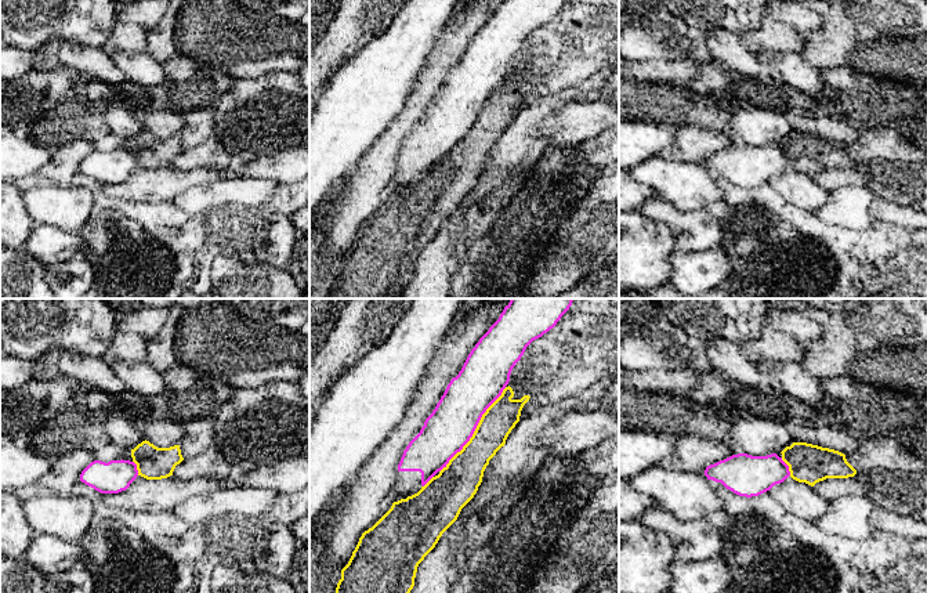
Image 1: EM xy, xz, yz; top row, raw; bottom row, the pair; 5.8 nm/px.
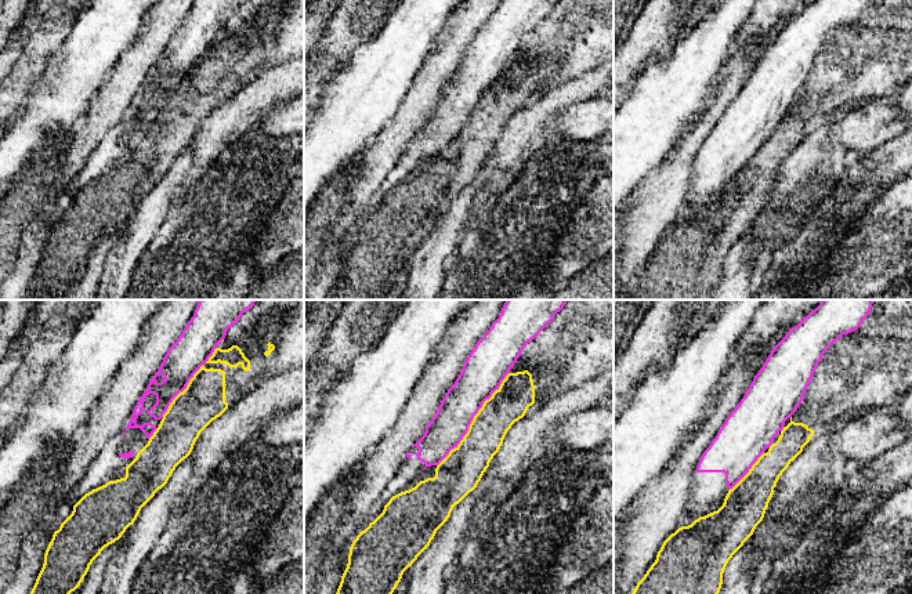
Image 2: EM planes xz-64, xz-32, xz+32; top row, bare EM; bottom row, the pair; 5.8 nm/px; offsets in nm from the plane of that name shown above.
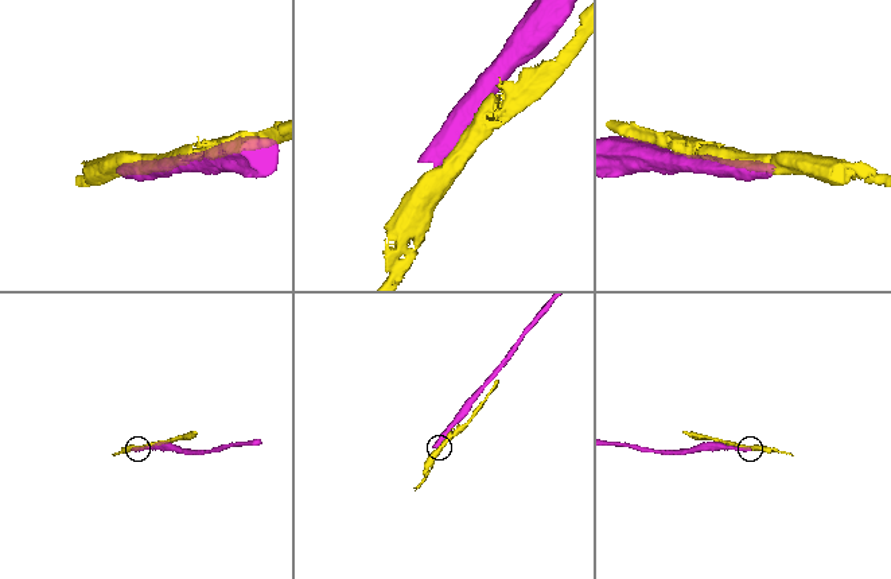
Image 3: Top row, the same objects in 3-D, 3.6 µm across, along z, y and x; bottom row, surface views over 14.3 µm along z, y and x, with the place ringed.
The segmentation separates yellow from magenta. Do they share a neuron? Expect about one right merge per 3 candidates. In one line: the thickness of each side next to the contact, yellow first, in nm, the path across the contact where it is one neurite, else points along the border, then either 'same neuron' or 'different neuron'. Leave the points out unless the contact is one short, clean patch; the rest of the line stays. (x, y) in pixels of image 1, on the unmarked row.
calibres 220 and 280 nm; border xz (506, 78), (482, 105), (470, 130), (440, 162); different neuron

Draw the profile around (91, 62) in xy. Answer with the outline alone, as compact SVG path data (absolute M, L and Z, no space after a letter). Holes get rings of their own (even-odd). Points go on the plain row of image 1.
M62 41L58 53L61 66L76 69L83 79L102 82L115 87L127 83L123 70L115 64L102 47L87 47Z

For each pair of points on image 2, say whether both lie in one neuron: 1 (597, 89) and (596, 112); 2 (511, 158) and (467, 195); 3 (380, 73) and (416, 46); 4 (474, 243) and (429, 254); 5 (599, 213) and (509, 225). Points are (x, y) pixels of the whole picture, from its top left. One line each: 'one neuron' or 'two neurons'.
1: two neurons
2: two neurons
3: one neuron
4: two neurons
5: two neurons

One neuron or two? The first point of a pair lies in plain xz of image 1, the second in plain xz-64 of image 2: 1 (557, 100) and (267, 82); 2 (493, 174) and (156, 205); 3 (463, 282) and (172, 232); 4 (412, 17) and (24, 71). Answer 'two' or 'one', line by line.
1: one
2: two
3: one
4: two

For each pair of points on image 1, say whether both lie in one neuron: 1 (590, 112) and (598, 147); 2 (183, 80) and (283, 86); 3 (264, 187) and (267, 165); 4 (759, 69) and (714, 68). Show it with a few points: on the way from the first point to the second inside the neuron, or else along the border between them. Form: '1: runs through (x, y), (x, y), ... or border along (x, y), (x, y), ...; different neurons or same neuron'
1: border along (604, 130), (576, 145); different neurons
2: runs through (207, 87), (259, 89); same neuron
3: border along (245, 176), (272, 180), (276, 184); different neurons
4: border along (713, 58), (725, 68); different neurons

